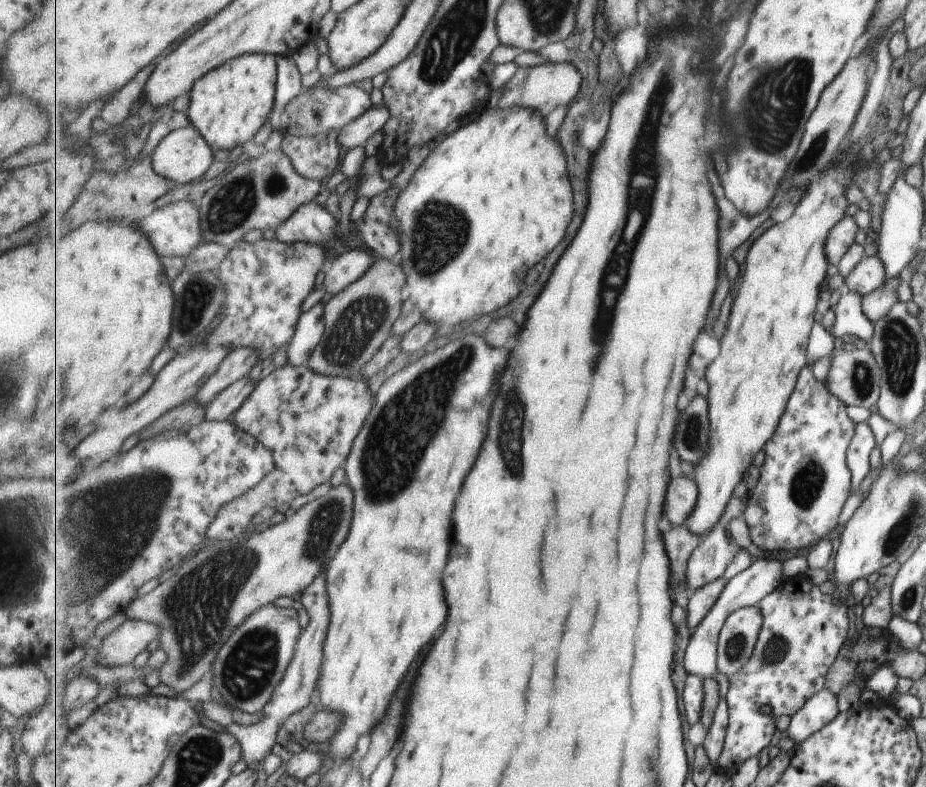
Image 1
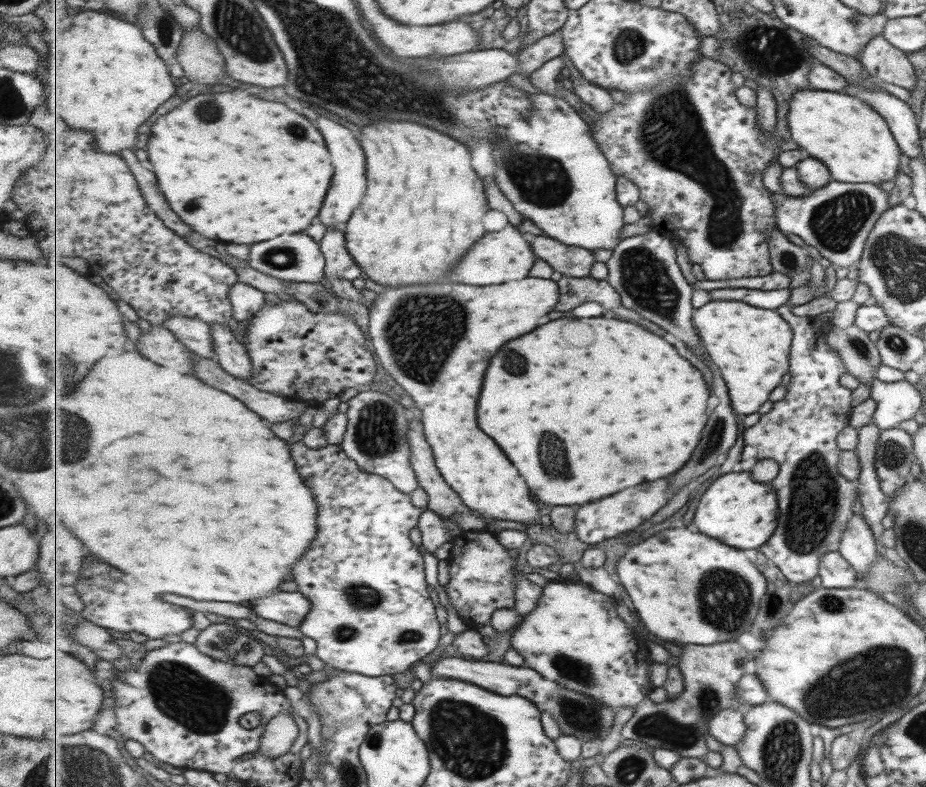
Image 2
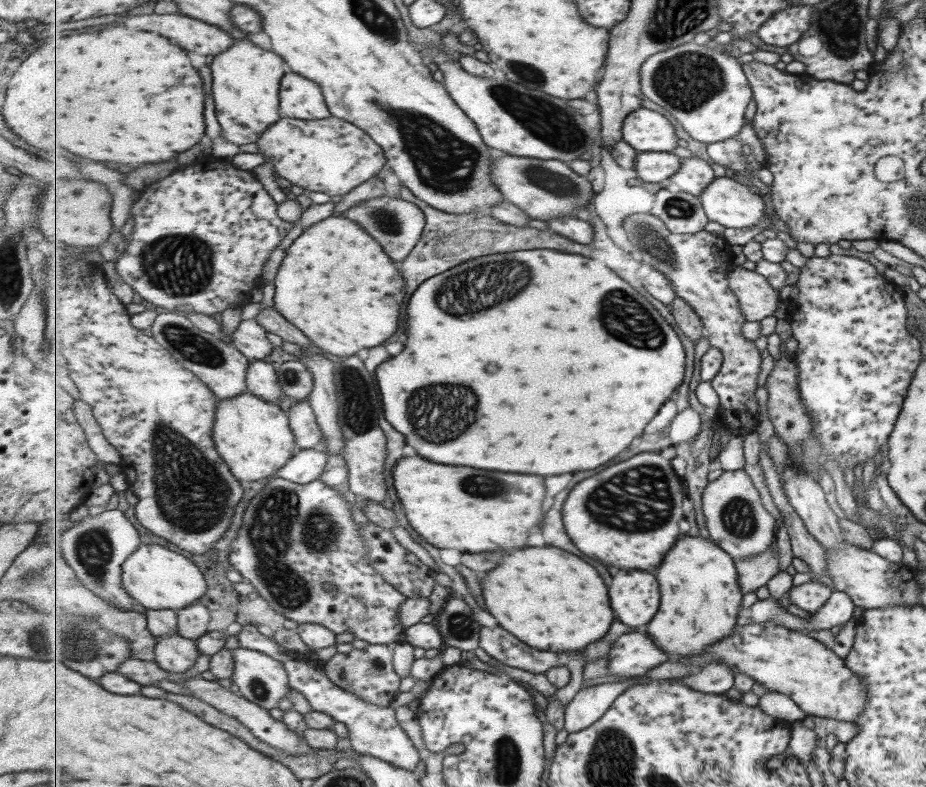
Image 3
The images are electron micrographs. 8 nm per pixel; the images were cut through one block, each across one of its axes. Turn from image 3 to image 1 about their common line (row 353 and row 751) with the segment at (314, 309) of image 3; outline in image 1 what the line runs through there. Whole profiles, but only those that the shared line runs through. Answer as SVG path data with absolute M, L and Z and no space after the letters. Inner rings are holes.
M470 333L423 354L409 366L400 366L375 385L376 404L344 464L346 482L356 495L352 529L327 570L331 626L325 640L319 698L327 710L343 714L341 728L331 736L328 745L322 747L330 748L334 761L355 756L361 736L371 734L385 718L389 704L415 660L447 622L449 604L445 598L443 574L451 556L455 502L483 448L491 408L507 364L509 352L505 348L489 348L476 333Z

